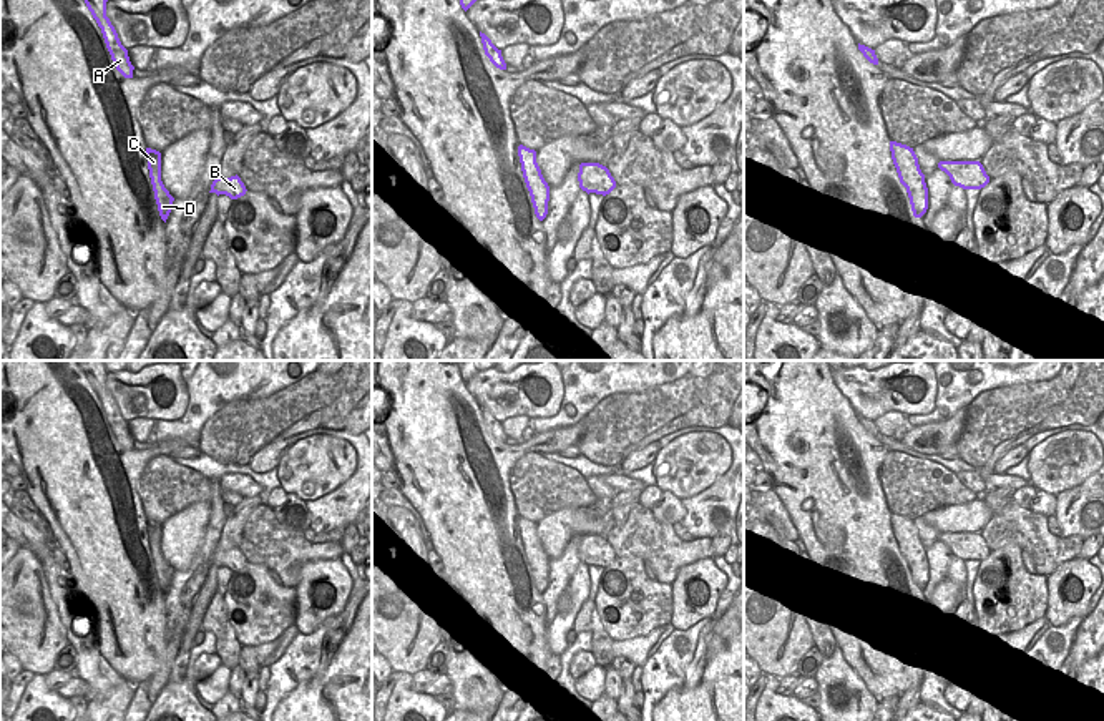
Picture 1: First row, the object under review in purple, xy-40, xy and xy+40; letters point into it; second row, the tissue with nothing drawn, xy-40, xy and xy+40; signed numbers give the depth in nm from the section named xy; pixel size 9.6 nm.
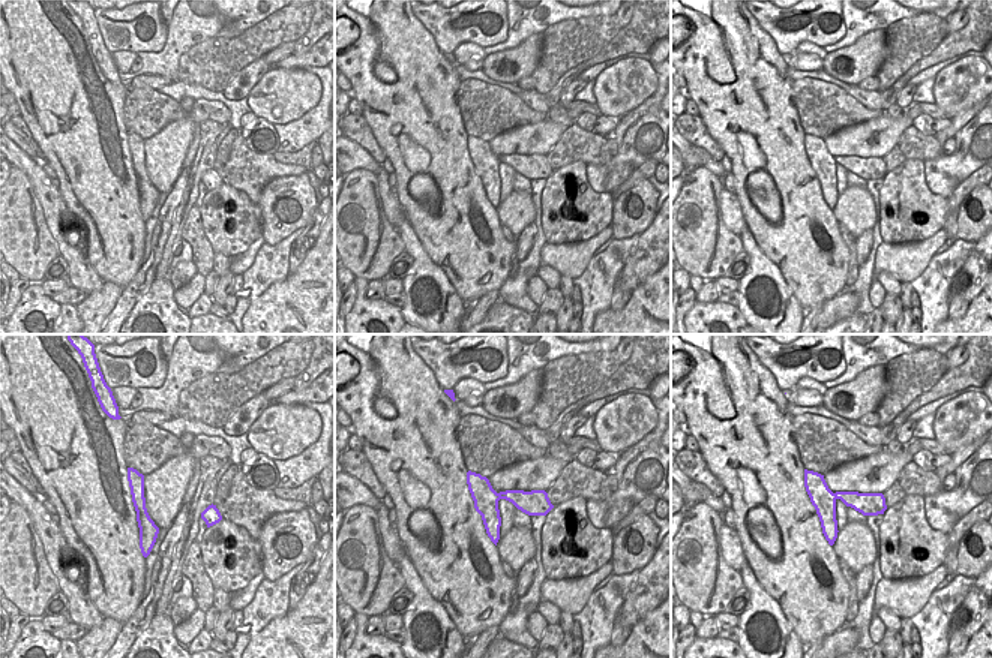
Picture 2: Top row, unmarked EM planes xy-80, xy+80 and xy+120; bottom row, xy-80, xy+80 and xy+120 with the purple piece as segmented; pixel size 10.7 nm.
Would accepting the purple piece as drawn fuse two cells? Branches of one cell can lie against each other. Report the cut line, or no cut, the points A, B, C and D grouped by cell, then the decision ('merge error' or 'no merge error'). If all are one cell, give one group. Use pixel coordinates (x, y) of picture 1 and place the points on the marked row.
cut in xy along (522, 163), (533, 173), (547, 210); A C D / B; merge error

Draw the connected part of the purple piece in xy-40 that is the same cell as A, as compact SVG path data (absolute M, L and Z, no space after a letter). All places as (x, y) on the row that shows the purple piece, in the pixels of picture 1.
M85 0L88 10L101 28L106 48L111 55L113 63L116 65L116 70L125 78L133 78L134 66L129 61L128 50L121 45L115 27L106 17L106 2L108 0Z

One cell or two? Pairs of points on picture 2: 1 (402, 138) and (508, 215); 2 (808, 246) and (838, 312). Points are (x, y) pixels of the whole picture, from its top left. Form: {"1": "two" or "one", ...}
{"1": "two", "2": "two"}

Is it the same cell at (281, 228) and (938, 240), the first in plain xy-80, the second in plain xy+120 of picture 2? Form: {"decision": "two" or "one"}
{"decision": "two"}

